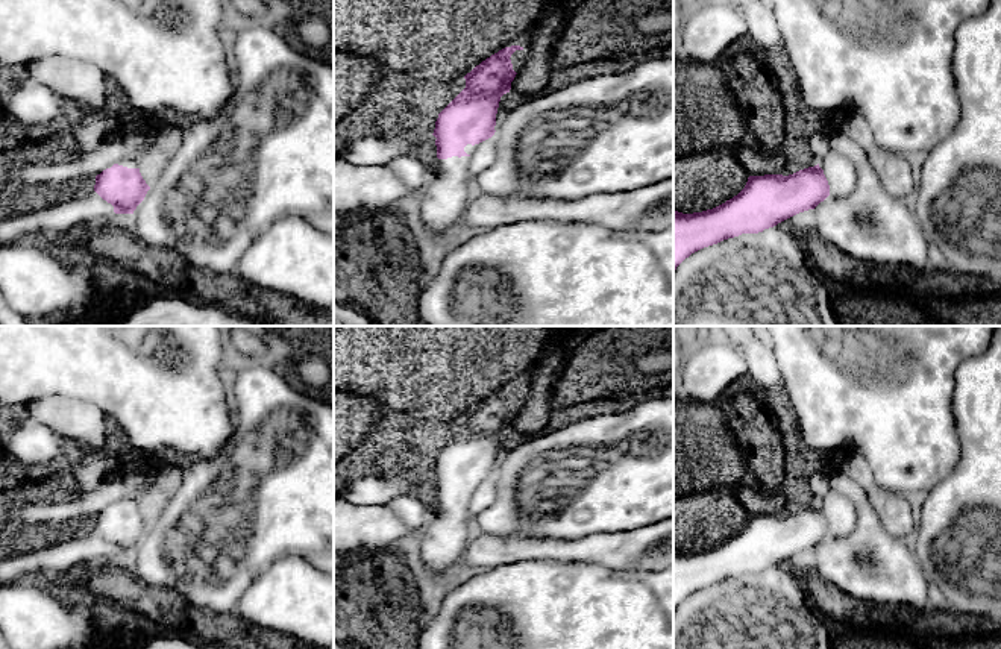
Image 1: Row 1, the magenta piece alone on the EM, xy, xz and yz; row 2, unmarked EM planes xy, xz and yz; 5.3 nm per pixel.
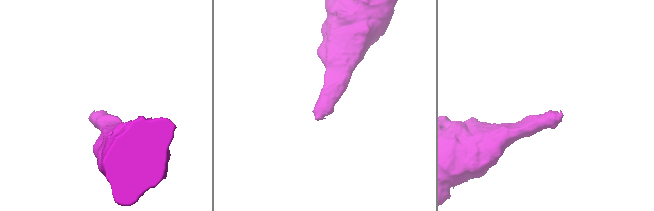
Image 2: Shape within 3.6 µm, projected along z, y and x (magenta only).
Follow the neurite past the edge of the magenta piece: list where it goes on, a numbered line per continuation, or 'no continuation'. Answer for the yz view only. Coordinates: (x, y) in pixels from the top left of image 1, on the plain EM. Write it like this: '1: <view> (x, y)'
no continuation

